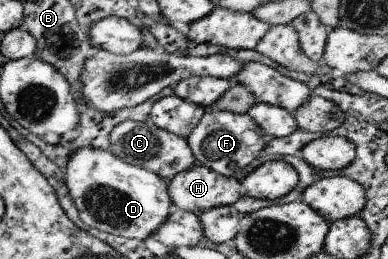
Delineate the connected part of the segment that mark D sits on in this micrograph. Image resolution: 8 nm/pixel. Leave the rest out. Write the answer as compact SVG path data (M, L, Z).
M84 146L71 151L64 169L68 188L80 219L89 227L113 236L145 241L158 229L174 207L167 183L158 174L121 160L110 151Z

